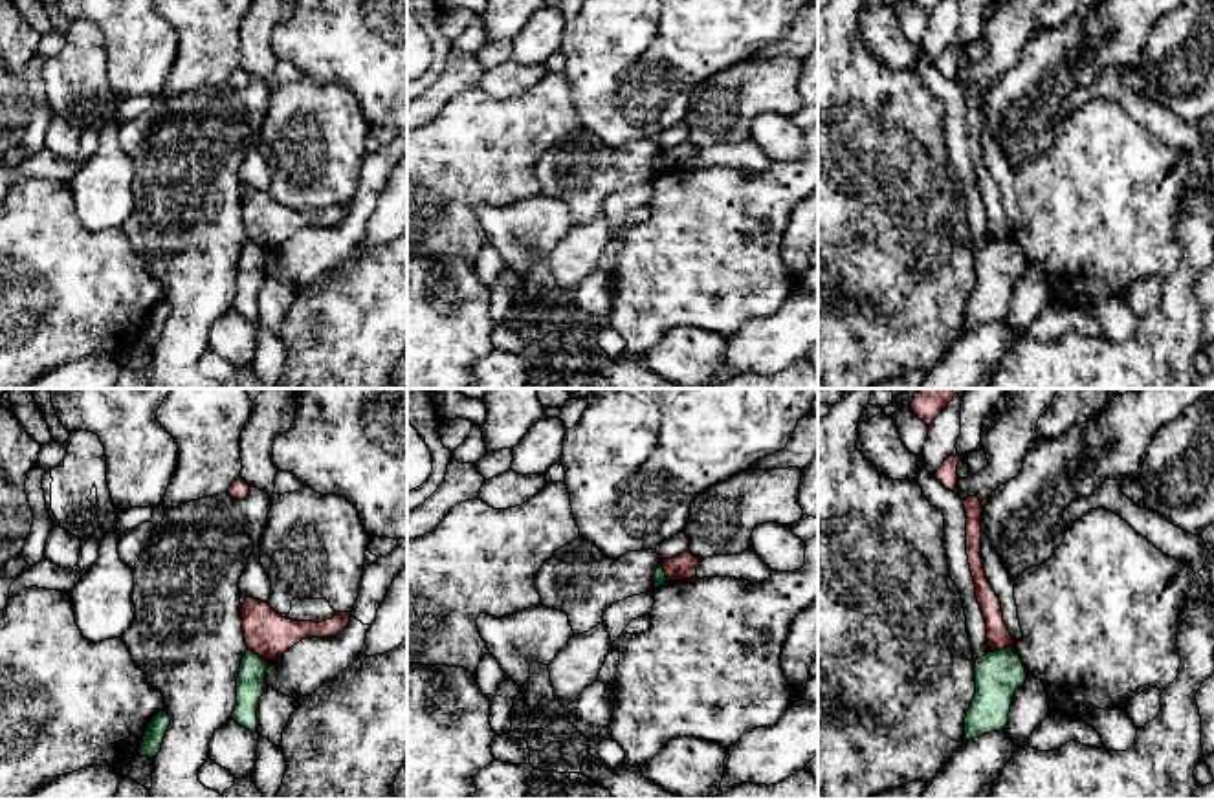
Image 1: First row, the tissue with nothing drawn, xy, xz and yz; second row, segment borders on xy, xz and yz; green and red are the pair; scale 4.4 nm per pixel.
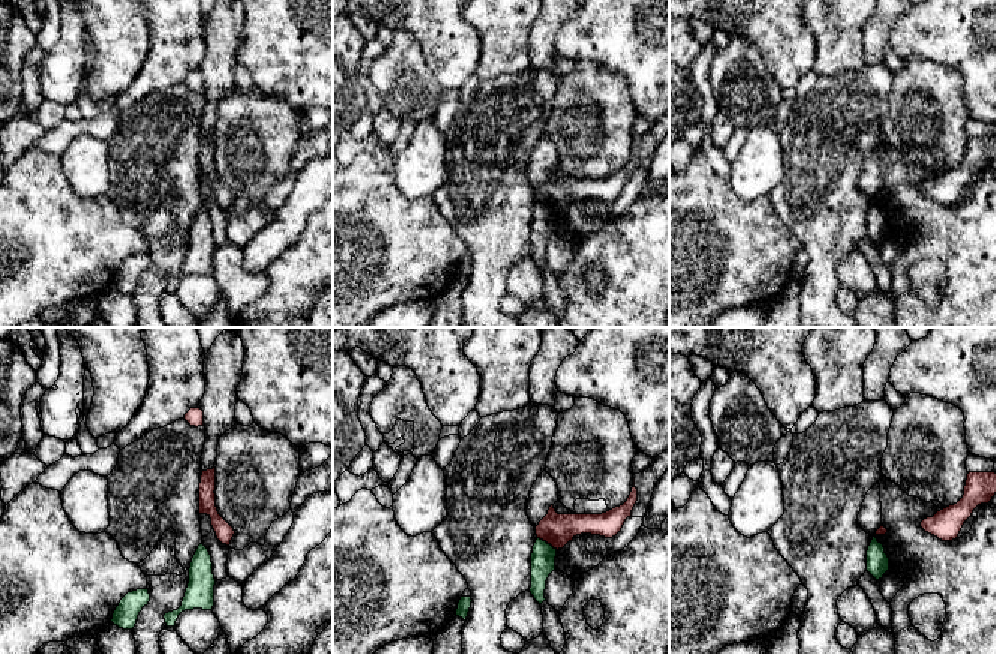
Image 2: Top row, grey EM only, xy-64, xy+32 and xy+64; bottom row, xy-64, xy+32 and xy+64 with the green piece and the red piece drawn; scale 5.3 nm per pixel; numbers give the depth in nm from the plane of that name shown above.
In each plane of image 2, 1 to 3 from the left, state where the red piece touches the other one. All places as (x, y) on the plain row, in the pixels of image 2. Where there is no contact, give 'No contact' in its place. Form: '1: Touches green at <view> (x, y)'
1: No contact
2: Touches green at xy+32 (546, 207)
3: No contact

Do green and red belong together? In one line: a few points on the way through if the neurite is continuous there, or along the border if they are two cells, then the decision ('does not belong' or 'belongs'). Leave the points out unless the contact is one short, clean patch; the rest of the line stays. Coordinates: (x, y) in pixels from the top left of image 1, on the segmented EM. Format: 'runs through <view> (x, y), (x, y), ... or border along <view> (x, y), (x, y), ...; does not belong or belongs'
border along xy (248, 649), (266, 662); does not belong

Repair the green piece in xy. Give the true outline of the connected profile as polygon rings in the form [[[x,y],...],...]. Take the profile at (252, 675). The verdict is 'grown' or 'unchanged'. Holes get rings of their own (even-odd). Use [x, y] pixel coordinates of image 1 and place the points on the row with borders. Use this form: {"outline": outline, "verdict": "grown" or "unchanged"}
{"outline": [[[246,651],[237,676],[237,706],[231,718],[249,731],[257,731],[259,726],[257,706],[268,687],[266,669],[268,662],[264,658]]], "verdict": "unchanged"}

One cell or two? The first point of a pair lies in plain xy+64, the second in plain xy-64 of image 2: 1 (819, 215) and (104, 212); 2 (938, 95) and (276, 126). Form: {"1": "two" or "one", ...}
{"1": "two", "2": "one"}

